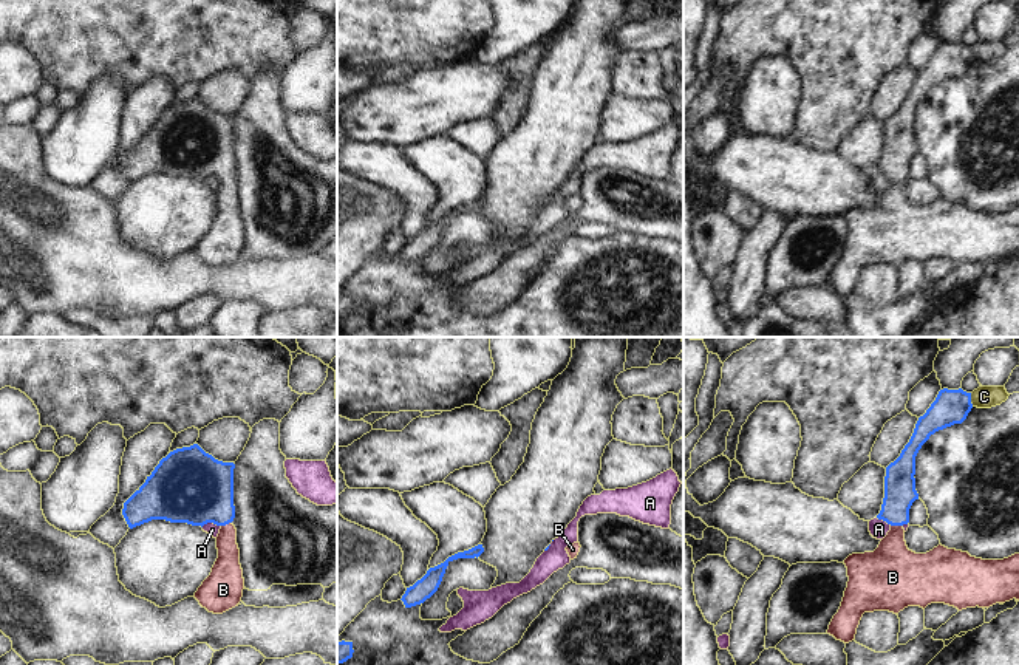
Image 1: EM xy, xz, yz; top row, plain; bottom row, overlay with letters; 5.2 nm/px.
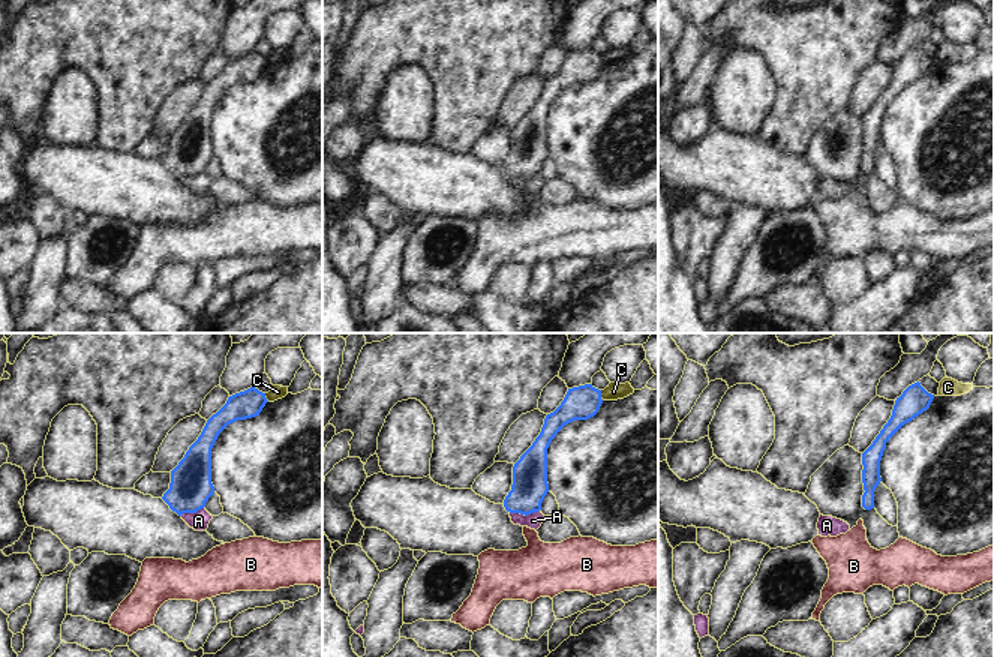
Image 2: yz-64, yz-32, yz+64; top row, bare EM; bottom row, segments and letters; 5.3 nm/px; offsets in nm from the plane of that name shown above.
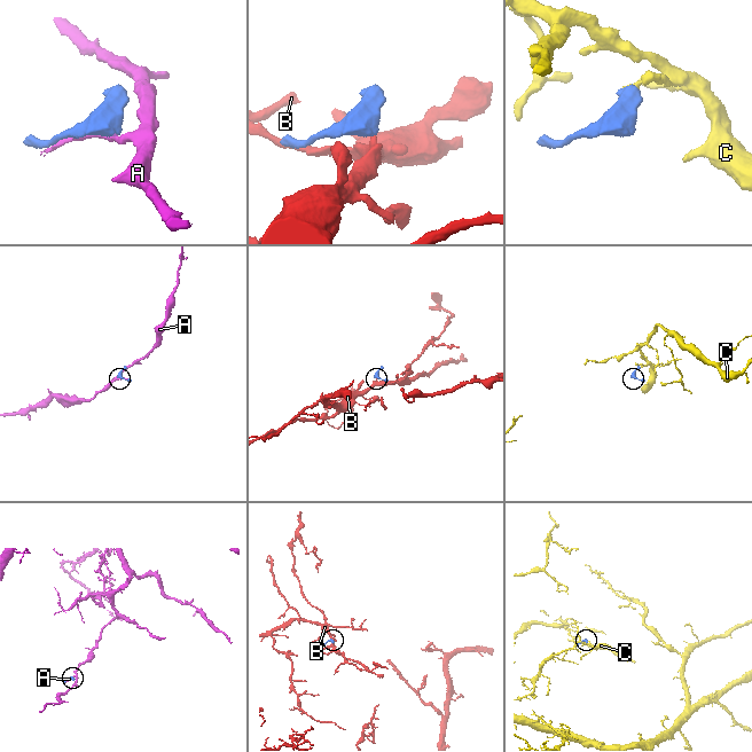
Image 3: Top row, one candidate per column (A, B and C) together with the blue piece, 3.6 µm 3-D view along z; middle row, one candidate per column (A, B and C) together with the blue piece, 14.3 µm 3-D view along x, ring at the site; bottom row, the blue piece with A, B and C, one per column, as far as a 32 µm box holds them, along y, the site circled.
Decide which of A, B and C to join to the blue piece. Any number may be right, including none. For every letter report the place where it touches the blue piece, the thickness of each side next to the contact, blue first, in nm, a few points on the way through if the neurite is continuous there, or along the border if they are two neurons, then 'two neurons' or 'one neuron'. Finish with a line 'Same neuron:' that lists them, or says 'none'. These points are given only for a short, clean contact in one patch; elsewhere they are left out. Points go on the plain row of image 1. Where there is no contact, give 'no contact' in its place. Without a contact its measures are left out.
A: contact xy (211, 175); calibres 380 and 70 nm; border xy (220, 178), (204, 177), (201, 180); two neurons
B: contact yz (897, 178); calibres 160 and 300 nm; way yz (900, 146), (897, 153), (897, 178), (892, 200), (892, 226); one neuron
C: contact yz (970, 53); calibres 180 and 110 nm; two neurons
Same neuron: B

